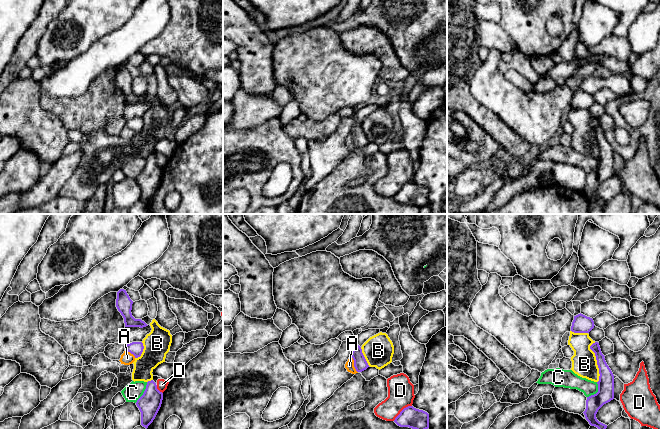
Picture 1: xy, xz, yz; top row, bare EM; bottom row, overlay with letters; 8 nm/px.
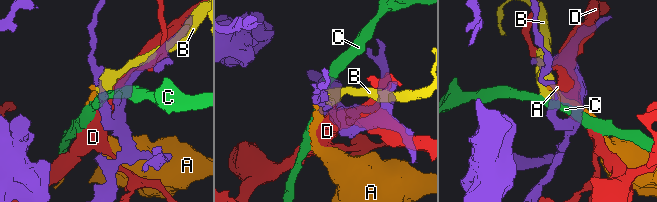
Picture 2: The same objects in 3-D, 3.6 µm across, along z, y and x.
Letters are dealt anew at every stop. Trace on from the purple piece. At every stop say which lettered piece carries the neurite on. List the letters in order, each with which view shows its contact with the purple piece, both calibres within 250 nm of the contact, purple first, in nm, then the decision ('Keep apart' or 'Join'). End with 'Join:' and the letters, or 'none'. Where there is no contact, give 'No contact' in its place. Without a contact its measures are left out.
A: Touches purple in xz. Thickness 110 nm (purple) against 70 nm. Keep apart
B: Touches purple in yz. Thickness 130 nm (purple) against 200 nm. Keep apart
C: Touches purple in xy. Thickness 180 nm (purple) against 150 nm. Keep apart
D: Touches purple in xz. Thickness 160 nm (purple) against 200 nm. Keep apart
Join: none

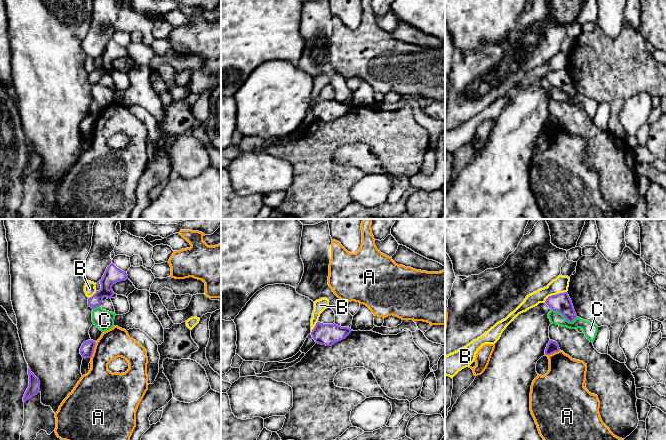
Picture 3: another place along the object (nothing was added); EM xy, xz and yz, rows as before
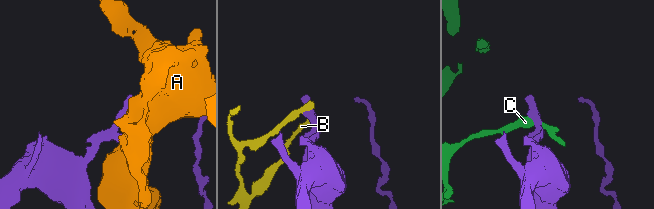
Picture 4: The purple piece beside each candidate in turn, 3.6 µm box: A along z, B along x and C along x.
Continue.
A: Touches purple in xy. Thickness 110 nm (purple) against 240 nm. Keep apart
B: Touches purple in yz. Thickness 150 nm (purple) against 130 nm. Keep apart
C: Touches purple in yz. Thickness 150 nm (purple) against 120 nm. Keep apart
Join: none

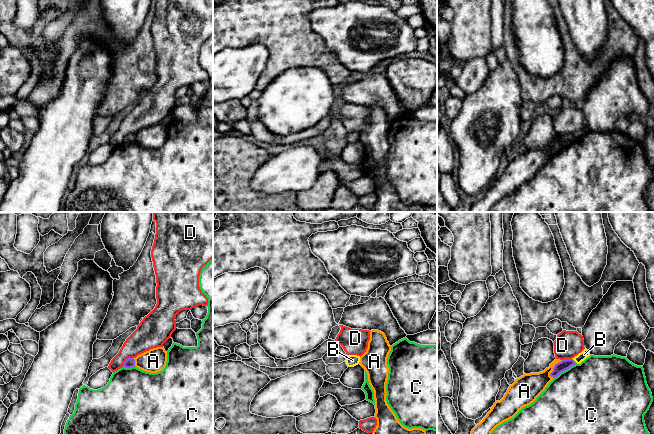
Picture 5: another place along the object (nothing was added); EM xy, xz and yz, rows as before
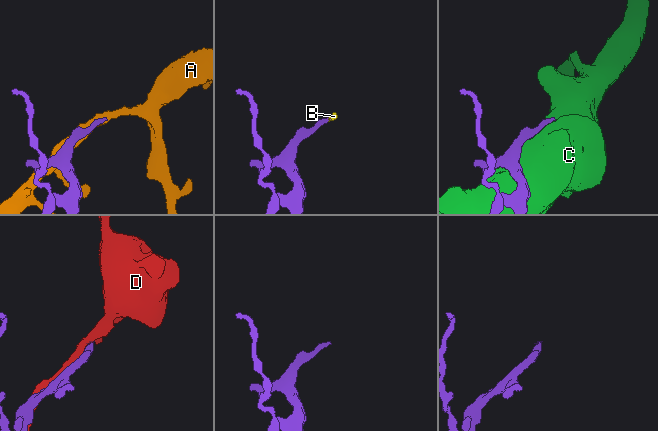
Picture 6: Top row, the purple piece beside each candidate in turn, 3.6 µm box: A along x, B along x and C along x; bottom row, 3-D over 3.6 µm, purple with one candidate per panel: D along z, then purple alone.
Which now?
A: Touches purple in yz. Thickness 90 nm (purple) against 200 nm. Keep apart
B: Touches purple in yz. Thickness 90 nm (purple) against 70 nm. Join
C: Touches purple in yz. Thickness 90 nm (purple) against 480 nm. Keep apart
D: Touches purple in xy. Thickness 80 nm (purple) against 200 nm. Keep apart
Join: B

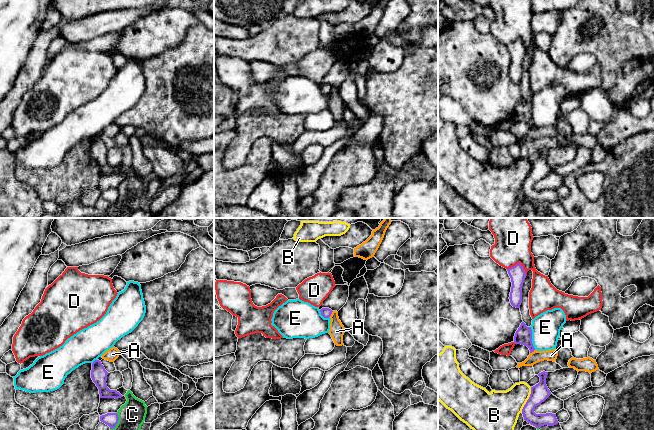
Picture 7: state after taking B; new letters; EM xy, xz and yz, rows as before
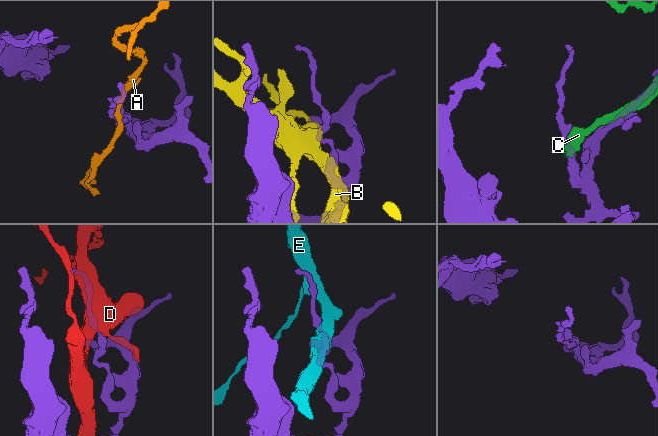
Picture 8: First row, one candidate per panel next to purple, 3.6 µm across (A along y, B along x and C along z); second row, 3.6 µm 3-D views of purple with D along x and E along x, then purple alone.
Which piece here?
A: Touches purple in xz. Thickness 80 nm (purple) against 120 nm. Keep apart
B: Touches purple in yz. Thickness 140 nm (purple) against 320 nm. Keep apart
C: Touches purple in xy. Thickness 110 nm (purple) against 220 nm. Keep apart
D: Touches purple in yz. Thickness 130 nm (purple) against 280 nm. Keep apart
E: Touches purple in yz. Thickness 140 nm (purple) against 220 nm. Keep apart
Join: none

